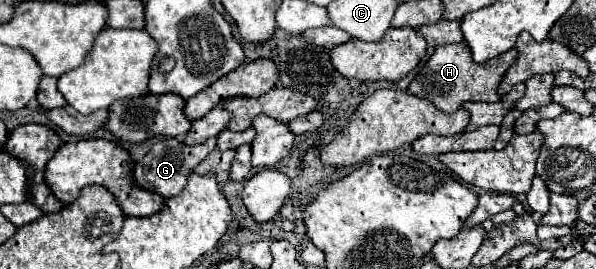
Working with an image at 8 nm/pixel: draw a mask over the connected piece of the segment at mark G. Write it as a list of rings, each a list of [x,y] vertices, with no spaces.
[[[163,138],[159,140],[157,144],[151,146],[151,150],[135,164],[135,170],[133,170],[133,176],[135,176],[135,182],[149,190],[149,192],[155,192],[163,198],[171,198],[171,196],[177,196],[185,182],[187,182],[187,176],[193,172],[193,168],[215,148],[215,138],[207,138],[203,144],[199,146],[185,146],[183,142],[175,140],[175,138]]]

